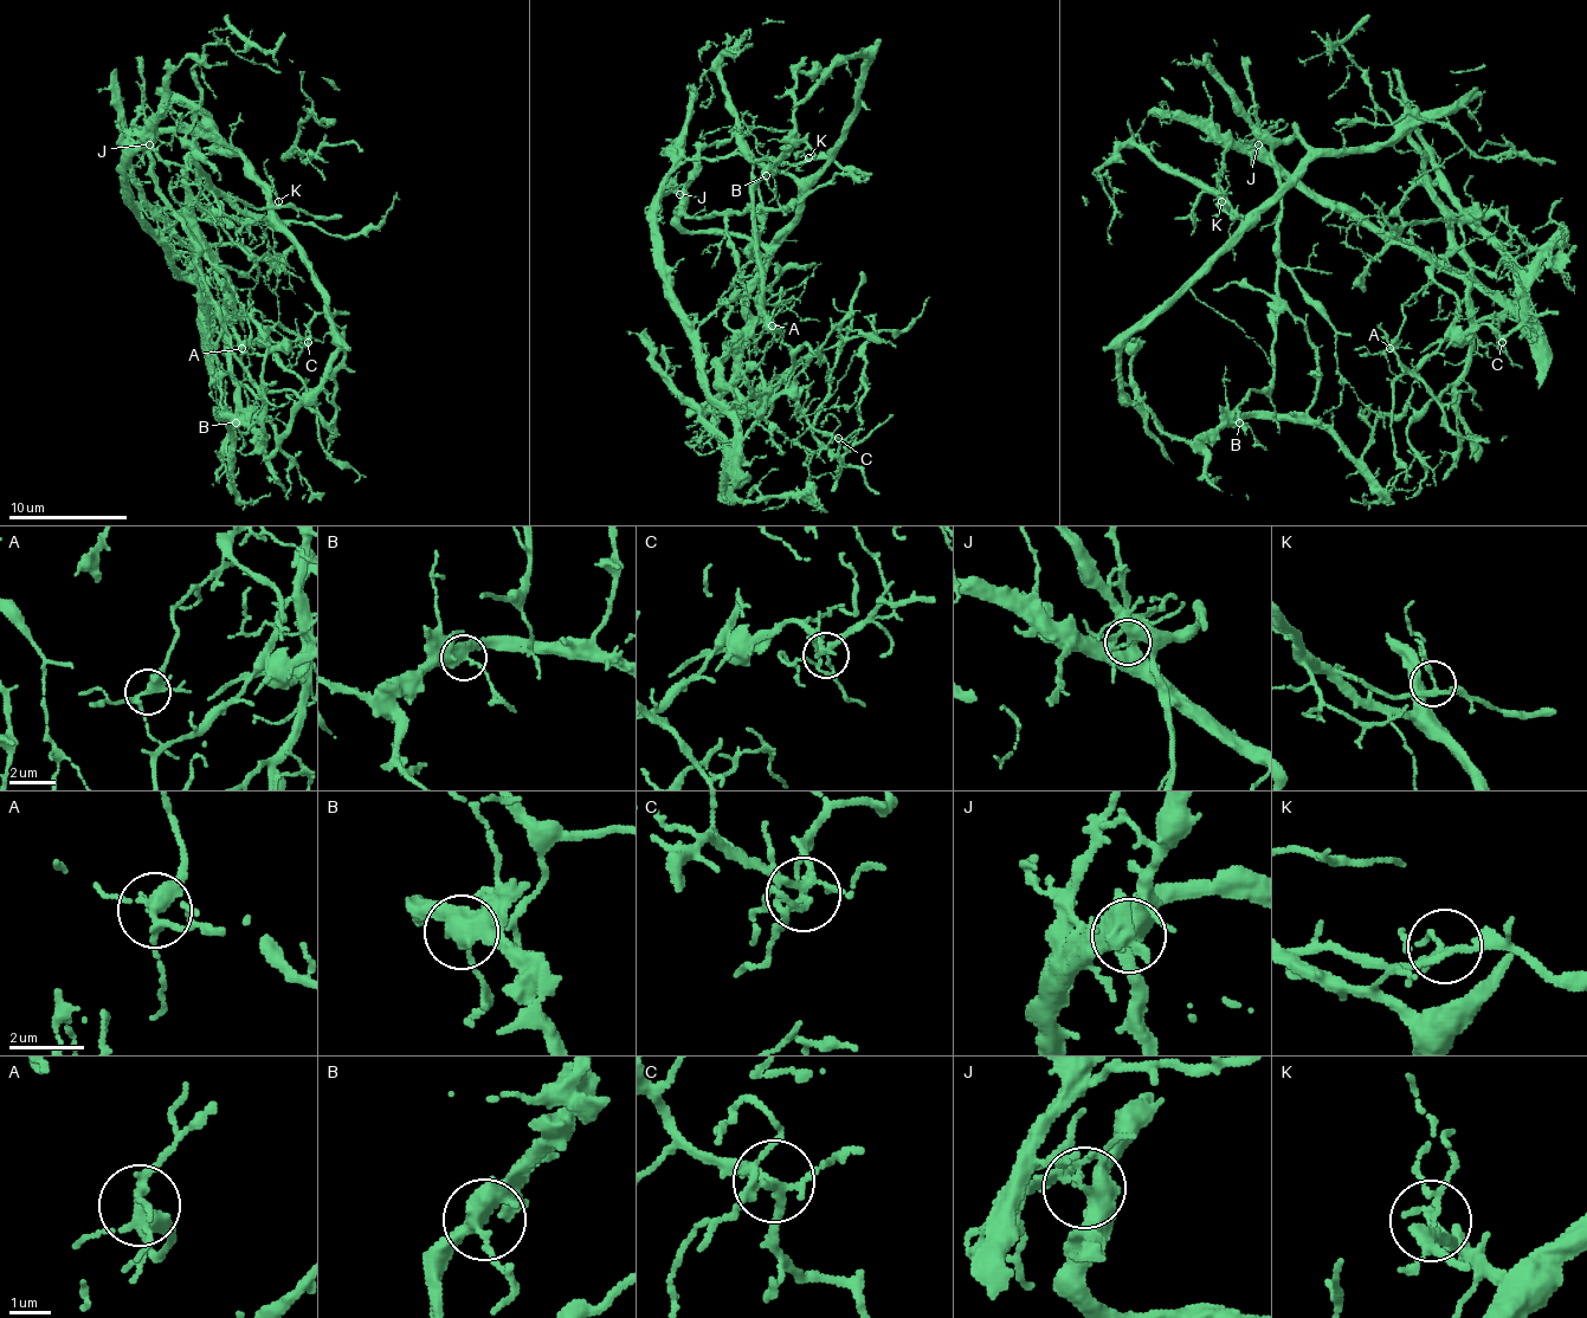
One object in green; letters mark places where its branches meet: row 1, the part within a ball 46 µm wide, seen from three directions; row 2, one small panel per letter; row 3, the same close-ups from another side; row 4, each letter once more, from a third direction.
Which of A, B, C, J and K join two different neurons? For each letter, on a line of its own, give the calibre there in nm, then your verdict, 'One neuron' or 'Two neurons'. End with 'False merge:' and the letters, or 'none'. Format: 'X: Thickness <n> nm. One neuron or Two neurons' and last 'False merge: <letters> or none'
A: Thickness 320 nm. One neuron
B: Thickness 440 nm. One neuron
C: Thickness 200 nm. One neuron
J: Thickness 280 nm. Two neurons
K: Thickness 150 nm. One neuron
False merge: J

